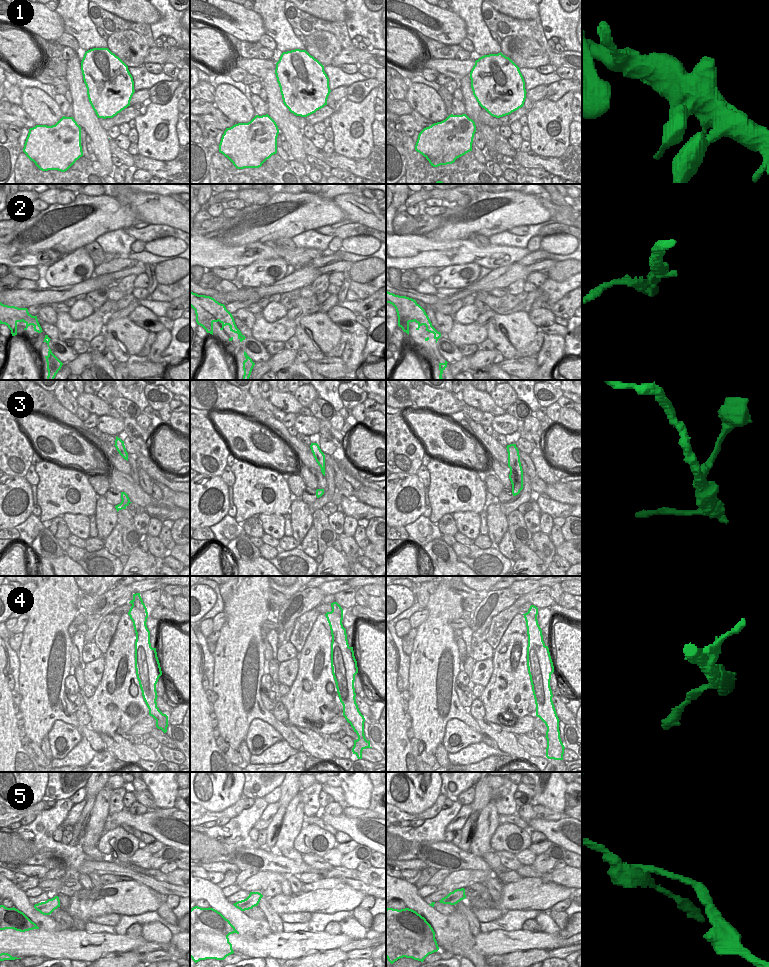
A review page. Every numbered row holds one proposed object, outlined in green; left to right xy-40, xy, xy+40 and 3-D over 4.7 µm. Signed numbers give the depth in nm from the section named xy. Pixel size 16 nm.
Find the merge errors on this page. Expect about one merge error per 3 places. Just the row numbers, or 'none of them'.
2, 4, 5

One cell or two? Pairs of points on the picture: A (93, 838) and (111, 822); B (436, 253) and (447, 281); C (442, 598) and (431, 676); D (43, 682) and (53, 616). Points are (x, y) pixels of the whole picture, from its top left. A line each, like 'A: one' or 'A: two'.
A: two
B: two
C: one
D: one

